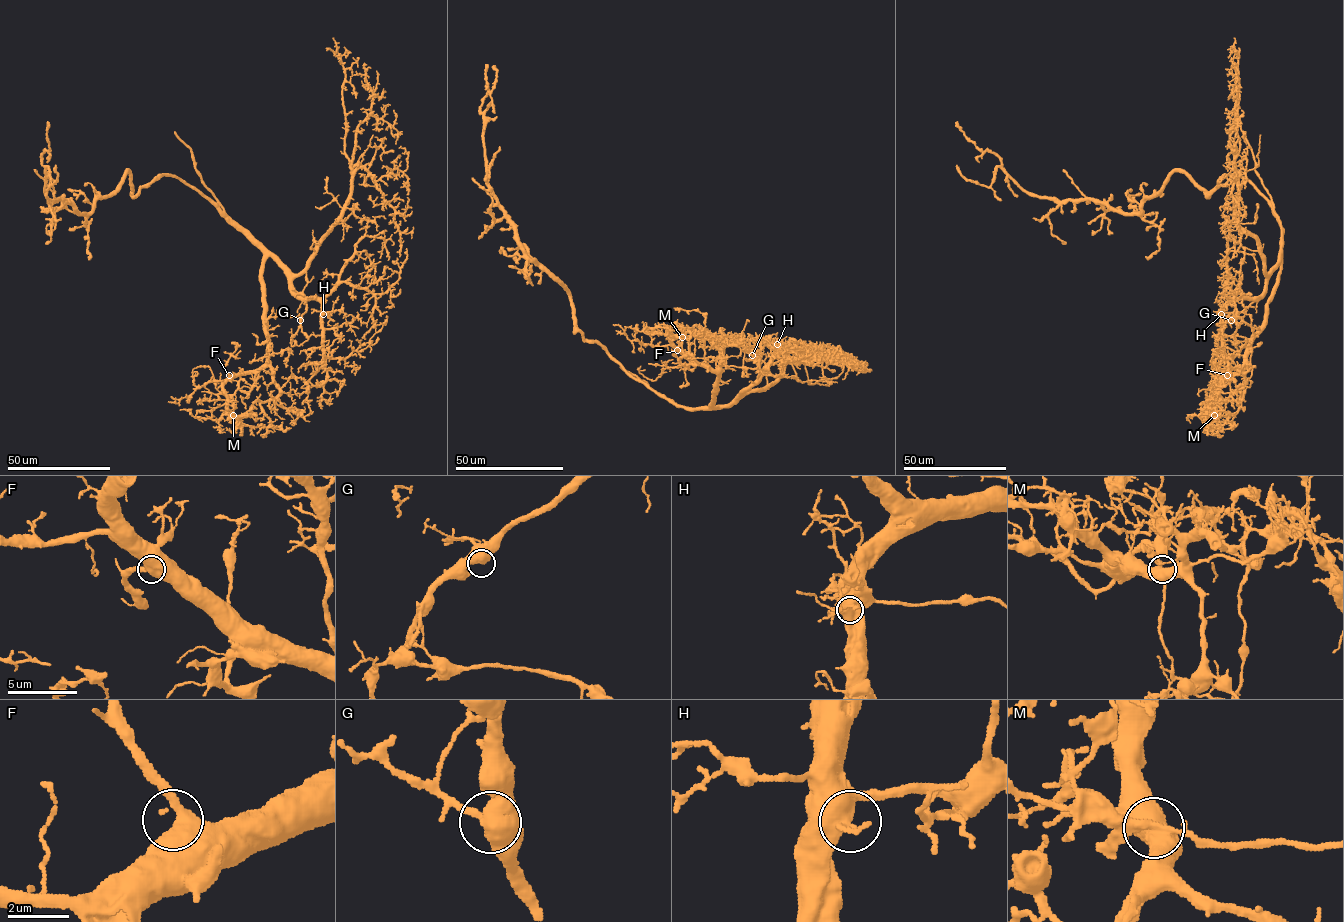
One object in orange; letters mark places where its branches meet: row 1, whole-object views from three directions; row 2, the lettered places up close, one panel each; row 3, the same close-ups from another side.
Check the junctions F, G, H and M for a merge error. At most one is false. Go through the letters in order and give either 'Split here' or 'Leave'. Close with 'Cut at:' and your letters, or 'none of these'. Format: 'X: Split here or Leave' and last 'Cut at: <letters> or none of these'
F: Leave
G: Leave
H: Leave
M: Split here
Cut at: M

